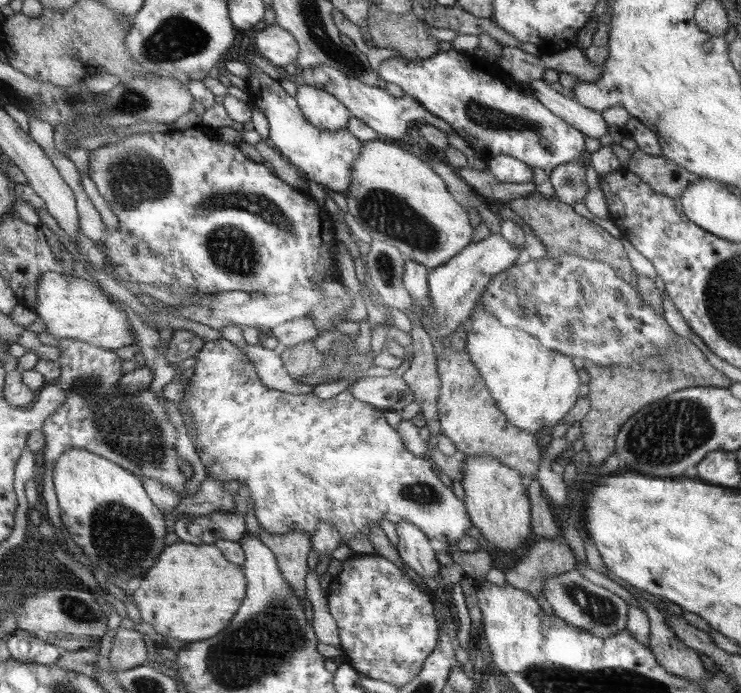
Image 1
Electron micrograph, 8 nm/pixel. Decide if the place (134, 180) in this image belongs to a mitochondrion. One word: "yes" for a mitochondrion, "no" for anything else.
yes

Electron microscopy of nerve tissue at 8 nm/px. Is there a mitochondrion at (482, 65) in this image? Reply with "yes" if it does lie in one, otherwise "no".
no

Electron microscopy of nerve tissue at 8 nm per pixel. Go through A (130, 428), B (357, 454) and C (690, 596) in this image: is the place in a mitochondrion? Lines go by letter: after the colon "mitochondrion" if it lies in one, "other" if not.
A: mitochondrion
B: other
C: other

